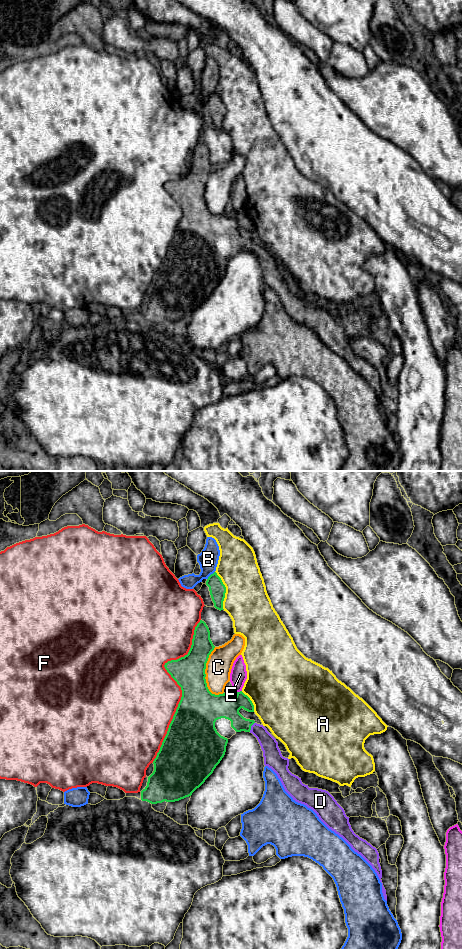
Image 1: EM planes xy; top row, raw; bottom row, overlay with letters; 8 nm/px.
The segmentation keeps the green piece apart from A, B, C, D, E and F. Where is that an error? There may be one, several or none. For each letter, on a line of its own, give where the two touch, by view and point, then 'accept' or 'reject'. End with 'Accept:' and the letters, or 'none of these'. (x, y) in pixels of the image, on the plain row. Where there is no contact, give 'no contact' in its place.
A: contact xy (225, 110); reject
B: contact xy (210, 95); reject
C: contact xy (204, 193); reject
D: contact xy (250, 247); accept
E: contact xy (240, 211); reject
F: contact xy (178, 204); reject
Accept: D

